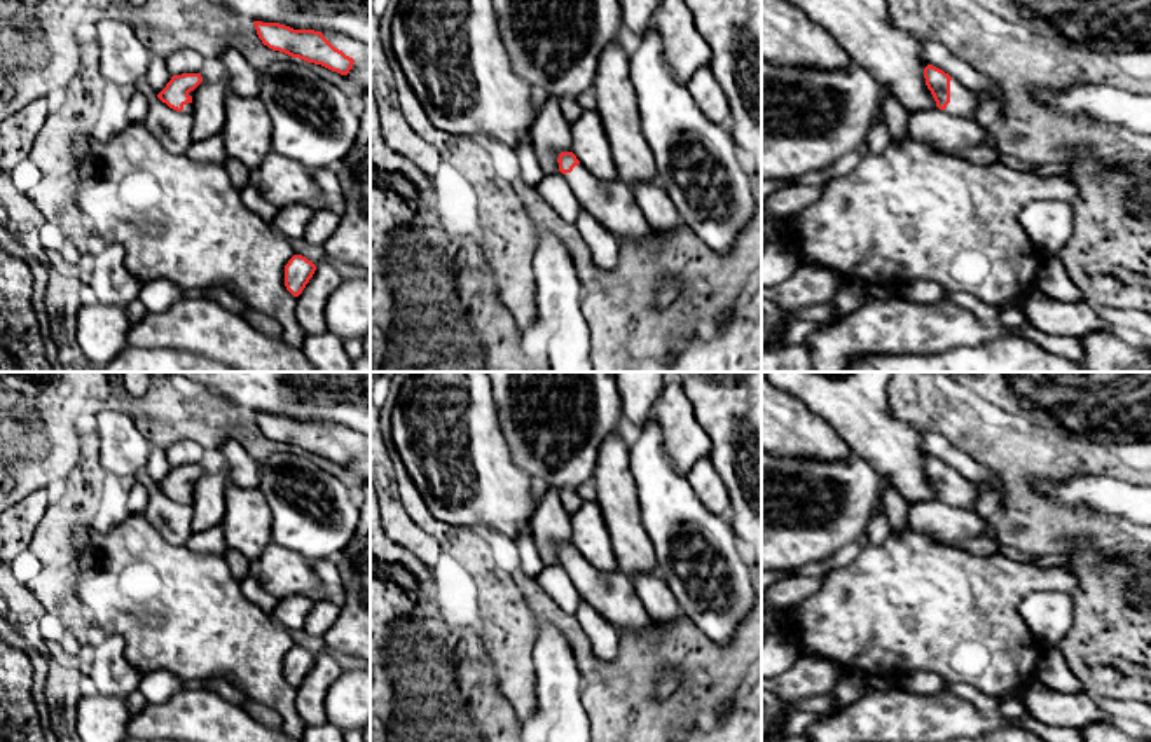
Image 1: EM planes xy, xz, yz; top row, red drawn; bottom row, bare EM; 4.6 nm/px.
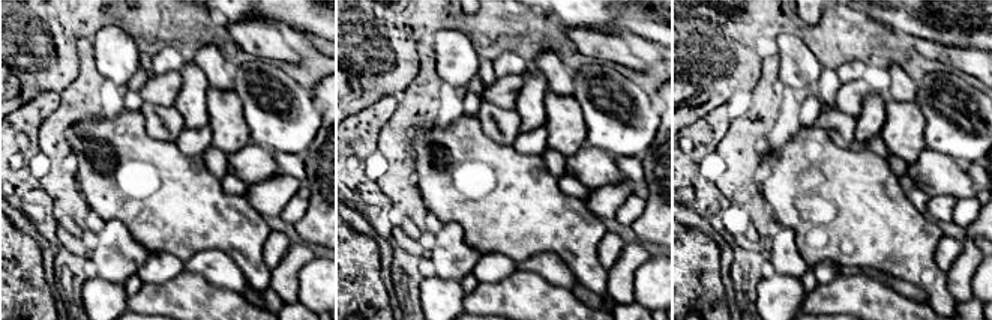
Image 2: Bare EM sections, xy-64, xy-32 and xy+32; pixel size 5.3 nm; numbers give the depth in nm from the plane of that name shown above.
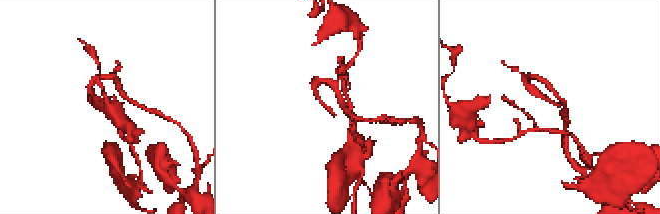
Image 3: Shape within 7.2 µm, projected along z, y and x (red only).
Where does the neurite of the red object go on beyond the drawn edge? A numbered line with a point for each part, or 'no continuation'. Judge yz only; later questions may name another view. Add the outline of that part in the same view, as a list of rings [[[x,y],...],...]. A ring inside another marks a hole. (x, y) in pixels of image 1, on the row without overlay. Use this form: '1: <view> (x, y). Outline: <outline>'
1: yz (963, 494). Outline: [[[957,470],[950,471],[950,494],[945,503],[973,512],[976,501],[976,491],[973,482],[962,477]]]

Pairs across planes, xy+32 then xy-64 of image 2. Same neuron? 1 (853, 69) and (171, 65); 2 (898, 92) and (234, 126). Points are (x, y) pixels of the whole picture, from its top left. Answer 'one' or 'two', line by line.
1: one
2: two

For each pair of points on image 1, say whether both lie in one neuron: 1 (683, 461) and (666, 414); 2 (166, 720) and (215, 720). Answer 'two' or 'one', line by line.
1: one
2: one

